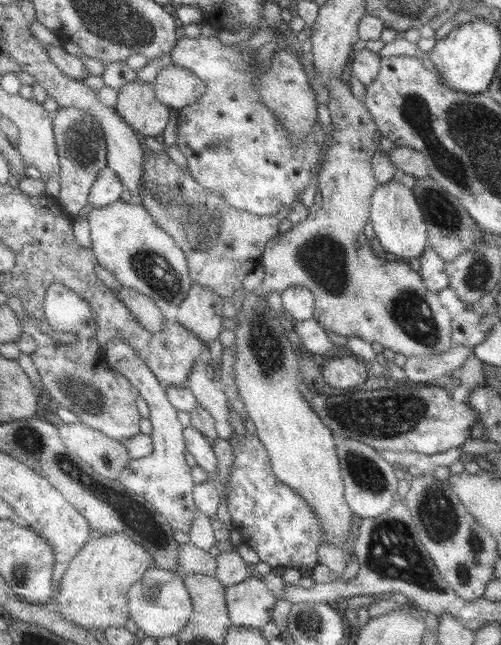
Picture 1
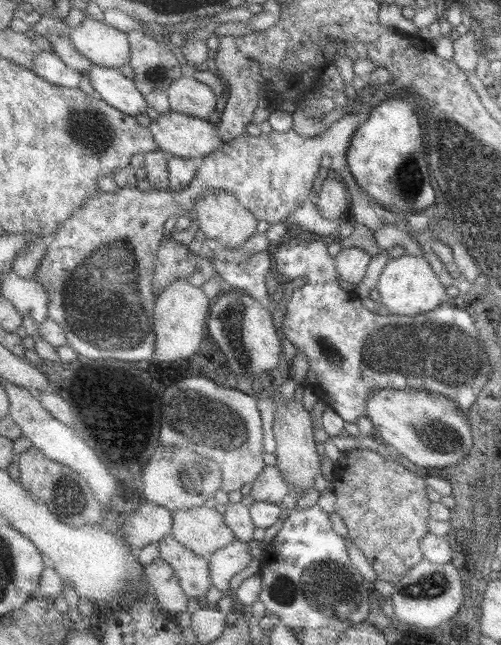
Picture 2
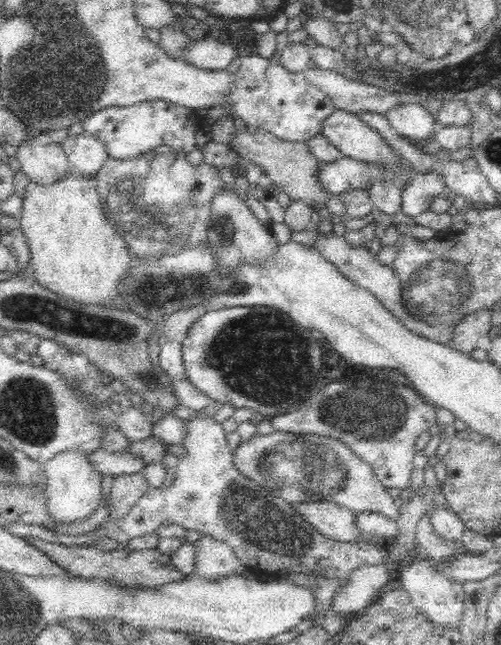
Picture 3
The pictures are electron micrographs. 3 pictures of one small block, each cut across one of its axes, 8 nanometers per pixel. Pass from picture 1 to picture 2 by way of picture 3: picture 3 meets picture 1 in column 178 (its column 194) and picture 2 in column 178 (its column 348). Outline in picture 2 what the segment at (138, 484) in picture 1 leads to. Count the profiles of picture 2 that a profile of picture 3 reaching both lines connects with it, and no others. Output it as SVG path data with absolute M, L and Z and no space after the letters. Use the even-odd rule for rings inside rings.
M173 534L159 542L161 557L180 577L183 589L192 598L207 594L213 586L213 562L186 548Z

